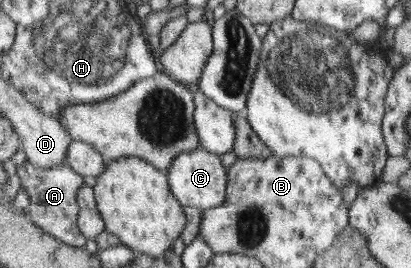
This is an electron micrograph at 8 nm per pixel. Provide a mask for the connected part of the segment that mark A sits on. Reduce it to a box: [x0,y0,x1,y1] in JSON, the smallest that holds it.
[17,160,87,247]

